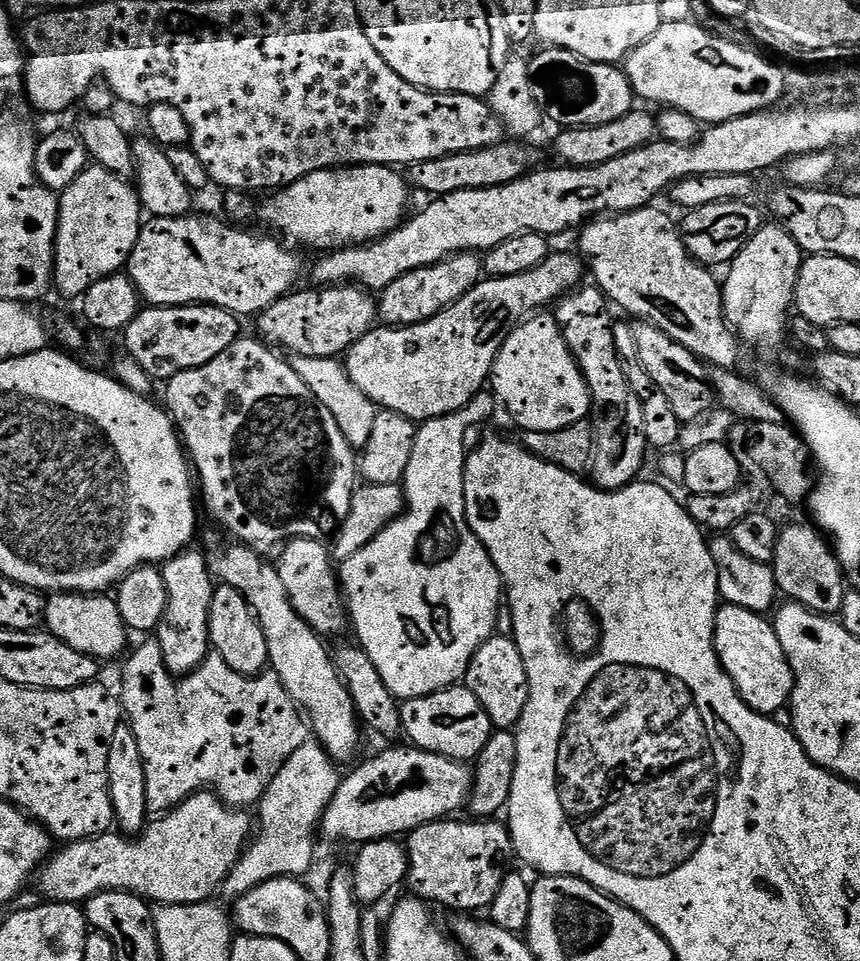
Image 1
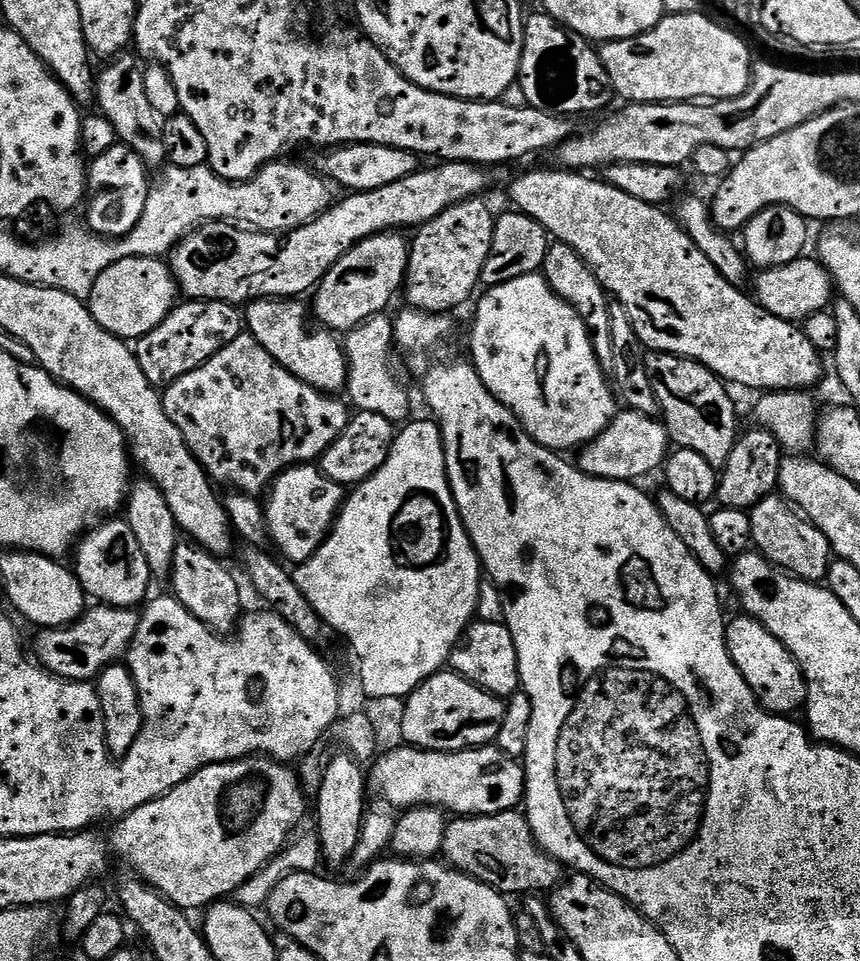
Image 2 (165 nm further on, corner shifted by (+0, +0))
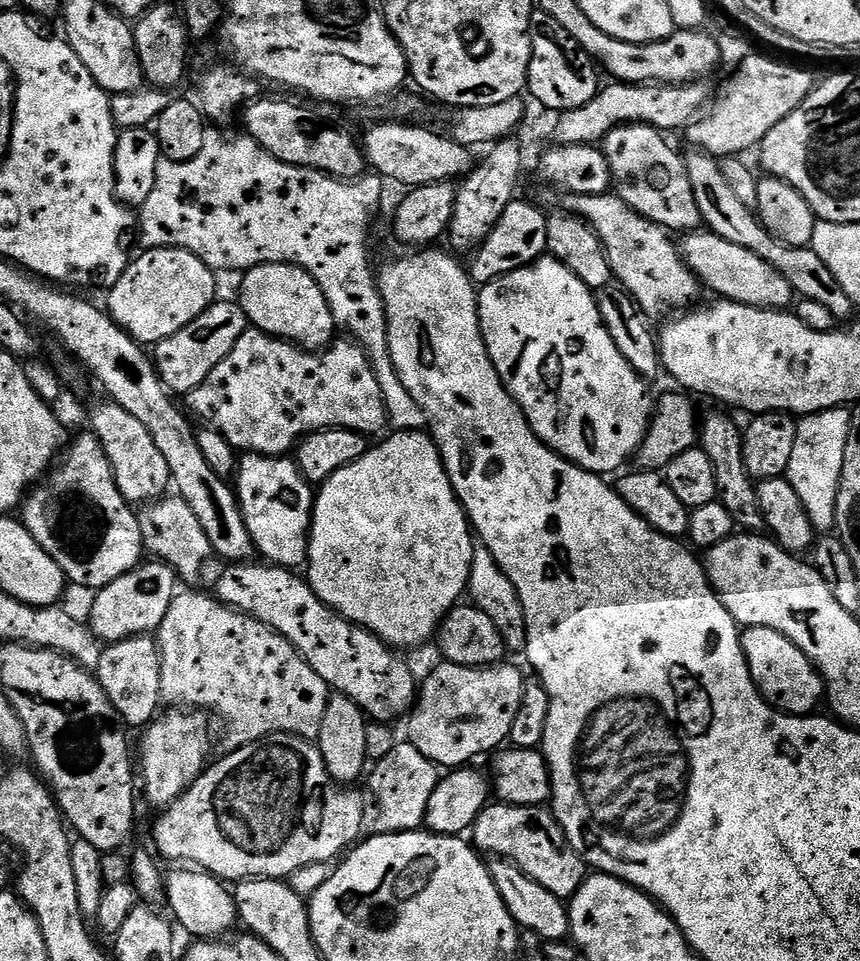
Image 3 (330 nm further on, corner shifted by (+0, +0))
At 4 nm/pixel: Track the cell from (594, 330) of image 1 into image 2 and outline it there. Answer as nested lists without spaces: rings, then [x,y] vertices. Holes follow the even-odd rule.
[[[552,242],[548,245],[542,275],[554,294],[558,294],[558,298],[565,300],[576,311],[578,318],[582,318],[600,369],[605,374],[611,374],[614,370],[614,338],[610,335],[610,296],[605,292],[602,282],[598,282],[594,270],[590,270],[590,266],[578,254],[578,250],[574,250],[574,246]]]

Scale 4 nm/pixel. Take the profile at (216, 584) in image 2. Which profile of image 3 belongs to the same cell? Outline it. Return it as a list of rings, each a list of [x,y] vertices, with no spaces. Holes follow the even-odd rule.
[[[168,494],[159,500],[153,500],[151,504],[143,505],[139,509],[138,515],[140,517],[140,533],[142,534],[145,553],[149,557],[155,558],[159,563],[170,565],[173,571],[176,572],[177,577],[183,583],[184,580],[188,583],[185,585],[195,585],[192,583],[199,578],[200,571],[208,564],[208,559],[213,559],[214,553],[210,546],[210,538],[206,538],[206,530],[202,530],[202,525],[198,523],[194,510],[190,510],[190,506],[179,494]]]

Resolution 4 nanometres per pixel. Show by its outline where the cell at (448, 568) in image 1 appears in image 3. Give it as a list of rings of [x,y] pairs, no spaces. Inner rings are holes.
[[[421,430],[419,432],[398,432],[393,431],[392,437],[389,440],[384,440],[380,445],[369,447],[369,450],[365,456],[358,458],[350,466],[346,466],[342,470],[338,470],[331,478],[325,482],[325,484],[319,485],[318,491],[314,496],[314,503],[312,506],[312,529],[308,531],[308,559],[306,561],[306,579],[308,585],[314,590],[314,594],[323,602],[328,608],[333,608],[339,616],[343,616],[344,619],[348,620],[352,624],[358,625],[359,628],[364,628],[367,632],[372,632],[384,641],[385,644],[391,646],[396,650],[404,650],[400,648],[416,648],[419,644],[424,644],[428,639],[437,635],[440,624],[444,621],[444,615],[455,608],[457,604],[461,603],[462,597],[468,591],[468,579],[470,578],[470,566],[472,565],[472,549],[474,547],[474,533],[471,524],[468,522],[468,513],[465,512],[464,507],[460,505],[460,500],[456,496],[456,492],[452,488],[452,483],[448,477],[448,472],[444,468],[444,459],[440,457],[440,450],[436,447],[435,440],[432,439],[431,435],[427,431]]]

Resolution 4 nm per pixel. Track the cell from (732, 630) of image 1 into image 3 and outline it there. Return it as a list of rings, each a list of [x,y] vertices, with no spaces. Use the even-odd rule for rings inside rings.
[[[766,626],[744,628],[740,633],[740,645],[752,675],[756,689],[767,704],[777,712],[786,712],[790,716],[806,716],[817,711],[816,708],[825,699],[824,679],[812,664],[812,659],[804,653],[790,638],[770,630]]]

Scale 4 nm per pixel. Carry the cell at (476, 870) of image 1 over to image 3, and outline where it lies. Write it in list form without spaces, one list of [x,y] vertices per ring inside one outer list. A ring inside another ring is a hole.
[[[489,803],[472,825],[470,840],[481,853],[489,852],[489,857],[510,861],[522,874],[534,878],[538,886],[546,886],[550,894],[565,902],[571,901],[586,879],[584,859],[570,846],[562,826],[547,807]]]

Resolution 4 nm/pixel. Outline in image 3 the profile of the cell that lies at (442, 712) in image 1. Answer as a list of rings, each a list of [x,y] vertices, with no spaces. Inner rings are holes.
[[[440,662],[440,665],[419,685],[418,699],[410,712],[412,721],[408,724],[407,739],[426,758],[448,770],[471,765],[475,756],[484,756],[492,751],[495,753],[501,747],[499,744],[503,740],[505,743],[511,737],[514,718],[518,715],[518,706],[522,706],[522,694],[526,683],[526,676],[508,663],[501,662],[490,668],[471,668]]]

